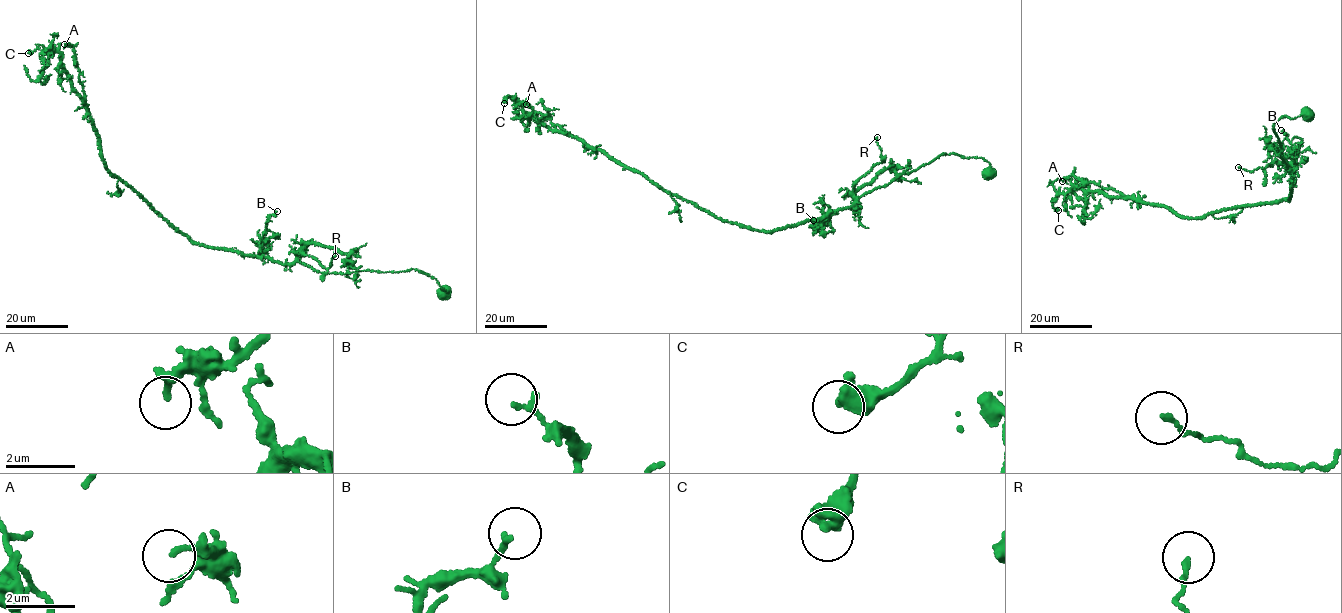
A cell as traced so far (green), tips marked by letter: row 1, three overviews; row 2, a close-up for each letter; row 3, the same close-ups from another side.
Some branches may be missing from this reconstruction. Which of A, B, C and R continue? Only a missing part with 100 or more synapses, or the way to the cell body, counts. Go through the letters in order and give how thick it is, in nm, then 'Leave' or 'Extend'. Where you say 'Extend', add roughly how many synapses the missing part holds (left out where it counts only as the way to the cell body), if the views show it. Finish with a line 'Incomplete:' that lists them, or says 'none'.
A: Thickness 170 nm. Leave
B: Thickness 140 nm. Leave
C: Thickness 480 nm. Leave
R: Thickness 150 nm. Leave
Incomplete: none

